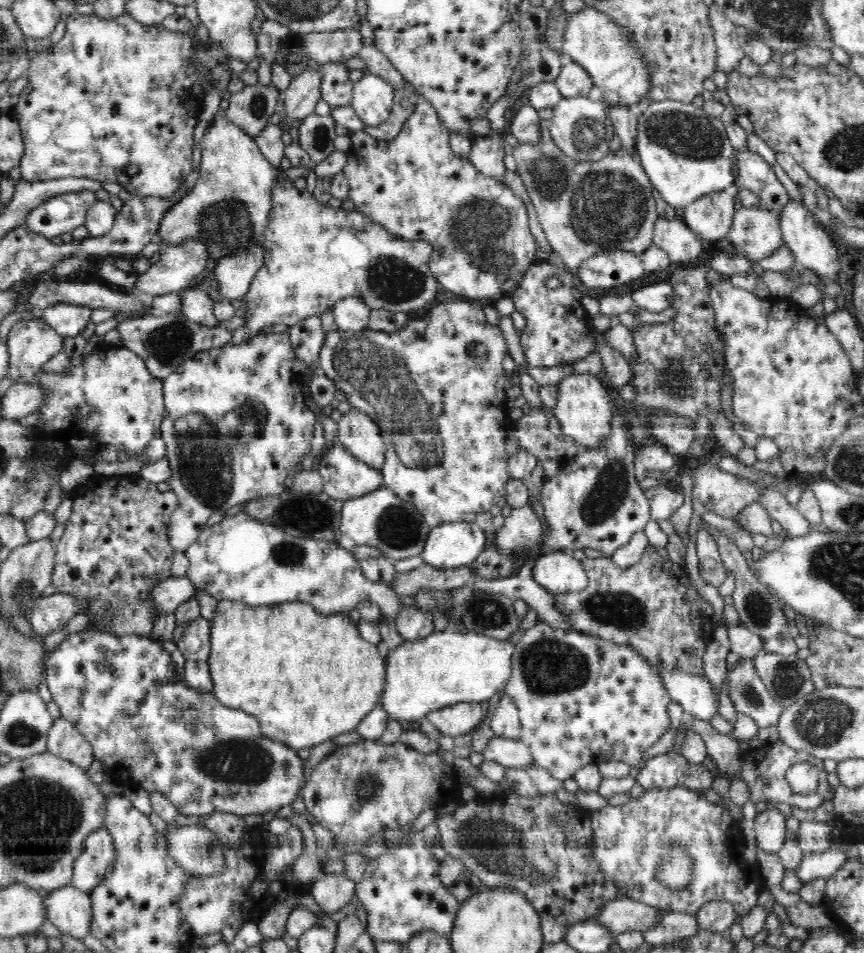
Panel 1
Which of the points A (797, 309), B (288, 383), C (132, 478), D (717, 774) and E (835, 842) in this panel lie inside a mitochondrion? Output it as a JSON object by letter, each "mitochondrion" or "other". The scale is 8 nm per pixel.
{"A":"other","B":"other","C":"other","D":"other","E":"other"}

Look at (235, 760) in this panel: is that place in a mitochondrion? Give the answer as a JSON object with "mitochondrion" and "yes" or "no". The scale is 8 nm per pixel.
{"mitochondrion":"yes"}

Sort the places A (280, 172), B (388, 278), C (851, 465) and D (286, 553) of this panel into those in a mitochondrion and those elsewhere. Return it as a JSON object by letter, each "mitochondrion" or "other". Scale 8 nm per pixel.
{"A":"other","B":"mitochondrion","C":"mitochondrion","D":"mitochondrion"}

